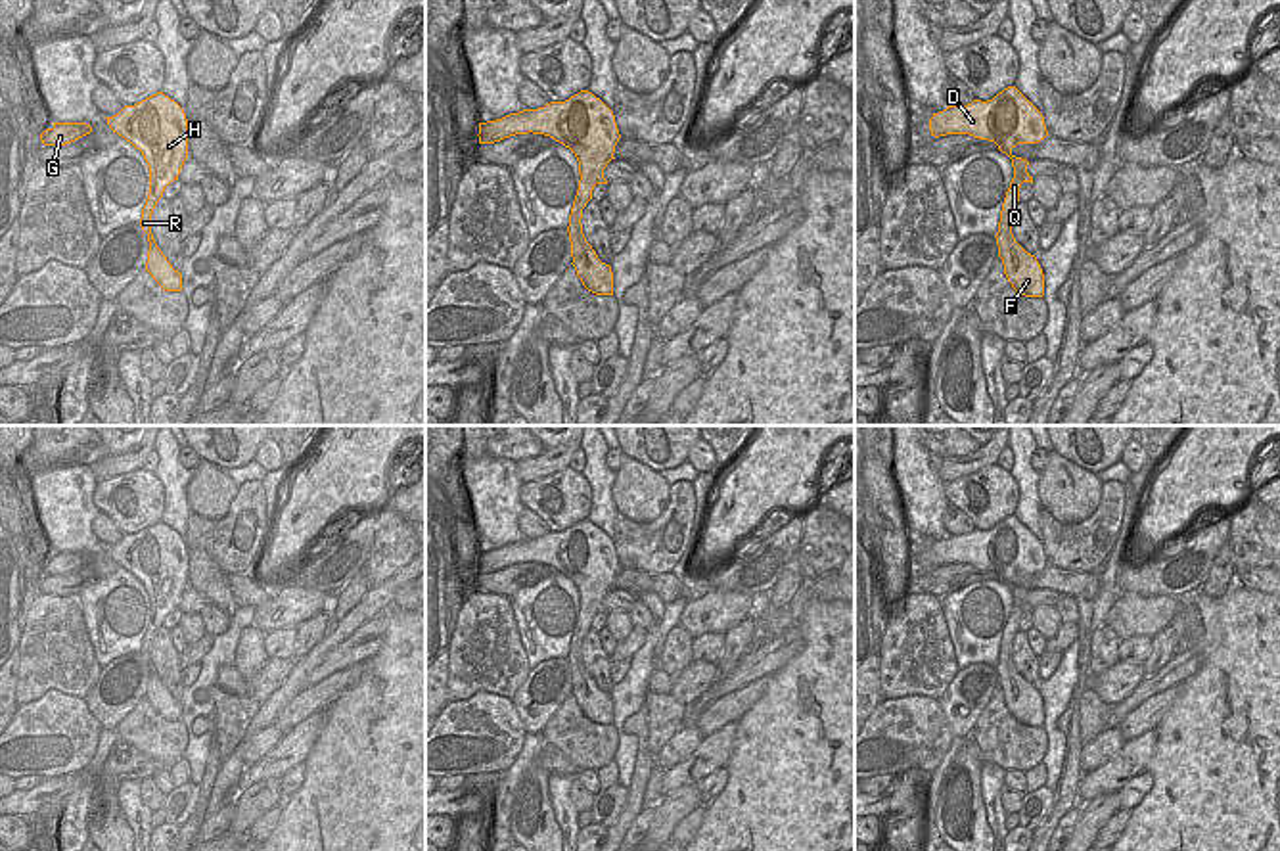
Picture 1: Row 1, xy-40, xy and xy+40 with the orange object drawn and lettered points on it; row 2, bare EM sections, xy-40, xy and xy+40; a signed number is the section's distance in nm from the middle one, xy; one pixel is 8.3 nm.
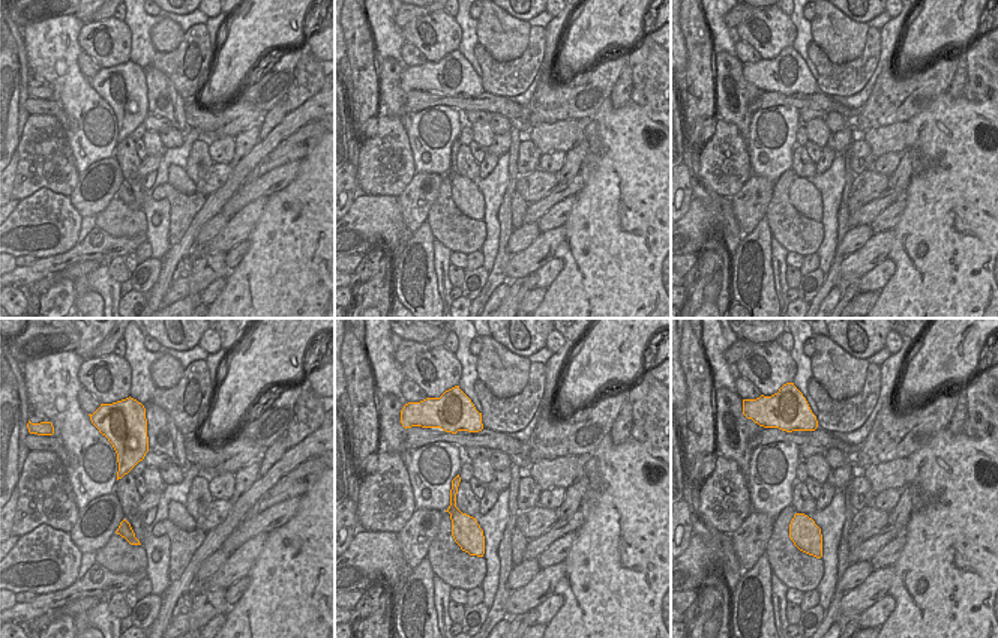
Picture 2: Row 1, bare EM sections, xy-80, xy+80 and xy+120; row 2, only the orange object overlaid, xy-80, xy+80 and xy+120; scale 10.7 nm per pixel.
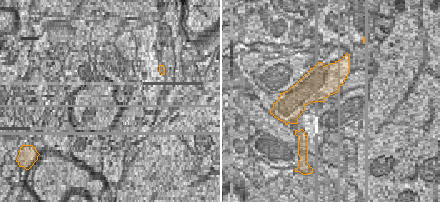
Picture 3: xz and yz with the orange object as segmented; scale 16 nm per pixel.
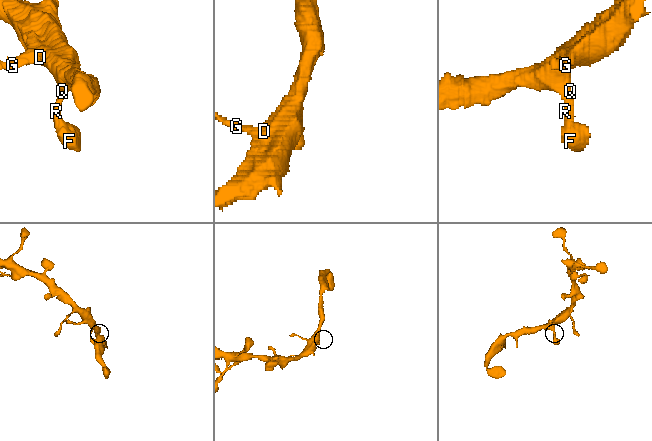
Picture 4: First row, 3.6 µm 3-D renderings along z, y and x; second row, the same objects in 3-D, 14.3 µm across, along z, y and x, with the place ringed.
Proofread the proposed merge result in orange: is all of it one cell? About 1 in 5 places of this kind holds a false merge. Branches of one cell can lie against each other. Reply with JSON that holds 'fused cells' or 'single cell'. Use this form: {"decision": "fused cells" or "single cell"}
{"decision": "single cell"}

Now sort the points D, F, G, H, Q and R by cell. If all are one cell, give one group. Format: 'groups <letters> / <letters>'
groups D F G H Q R

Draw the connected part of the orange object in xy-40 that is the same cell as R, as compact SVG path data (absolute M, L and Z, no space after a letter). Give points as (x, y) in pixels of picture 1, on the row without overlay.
M157 521L134 535L125 535L117 544L105 548L113 562L142 581L149 596L149 623L140 648L149 671L146 700L163 719L180 721L182 703L172 698L157 677L151 663L151 642L165 617L178 610L188 588L186 542L174 529Z

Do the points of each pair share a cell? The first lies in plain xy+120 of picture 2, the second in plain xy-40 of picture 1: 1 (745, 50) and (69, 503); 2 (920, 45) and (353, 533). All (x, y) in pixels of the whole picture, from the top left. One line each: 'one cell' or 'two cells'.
1: two cells
2: two cells

